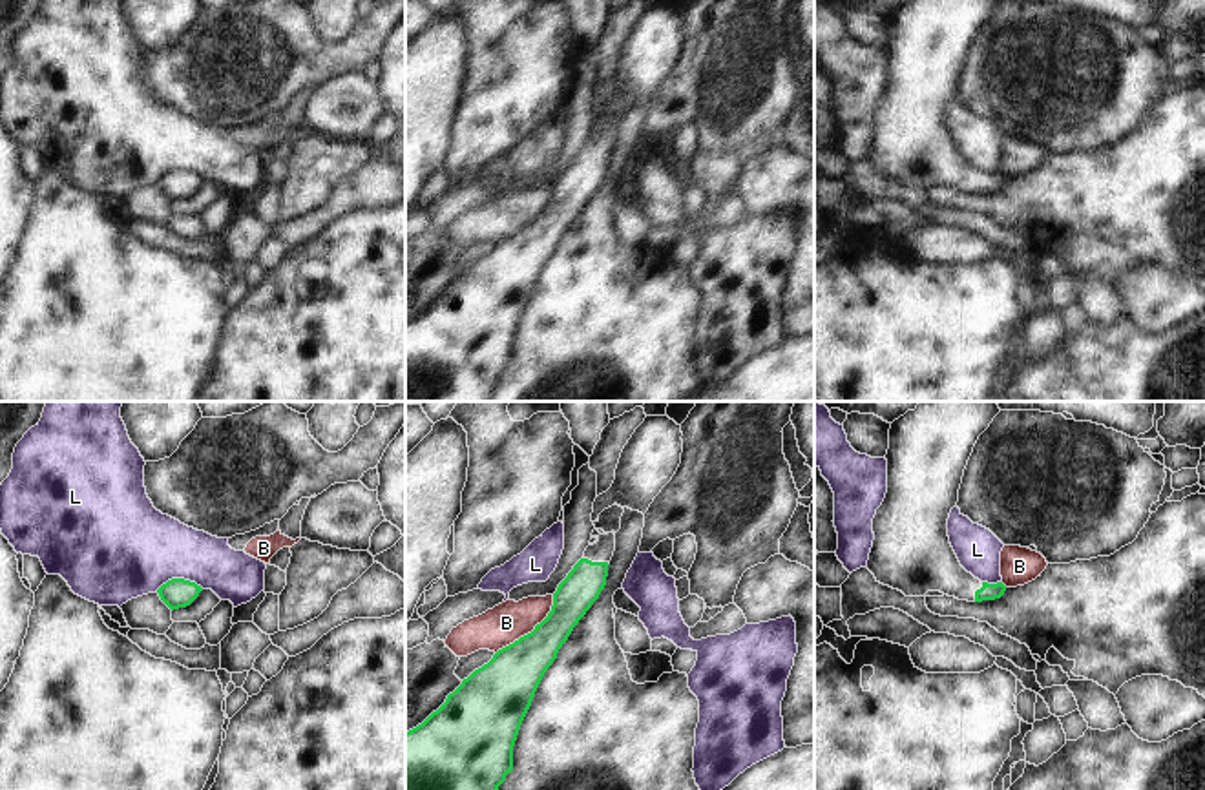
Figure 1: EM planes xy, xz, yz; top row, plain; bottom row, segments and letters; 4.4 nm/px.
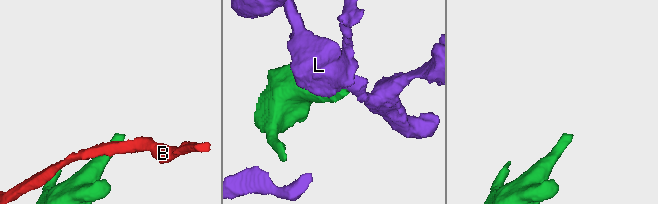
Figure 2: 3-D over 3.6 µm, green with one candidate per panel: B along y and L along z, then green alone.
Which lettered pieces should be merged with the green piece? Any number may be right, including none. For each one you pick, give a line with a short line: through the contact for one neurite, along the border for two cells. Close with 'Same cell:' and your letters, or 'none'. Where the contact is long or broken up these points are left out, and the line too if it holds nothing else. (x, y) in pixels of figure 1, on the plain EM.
Same cell: none

